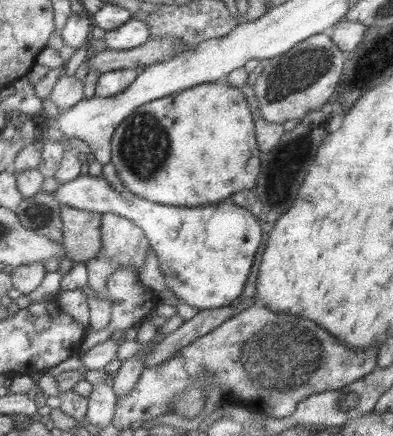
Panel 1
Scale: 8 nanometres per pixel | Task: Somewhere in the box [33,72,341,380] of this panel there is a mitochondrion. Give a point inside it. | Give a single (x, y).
(145, 153)

